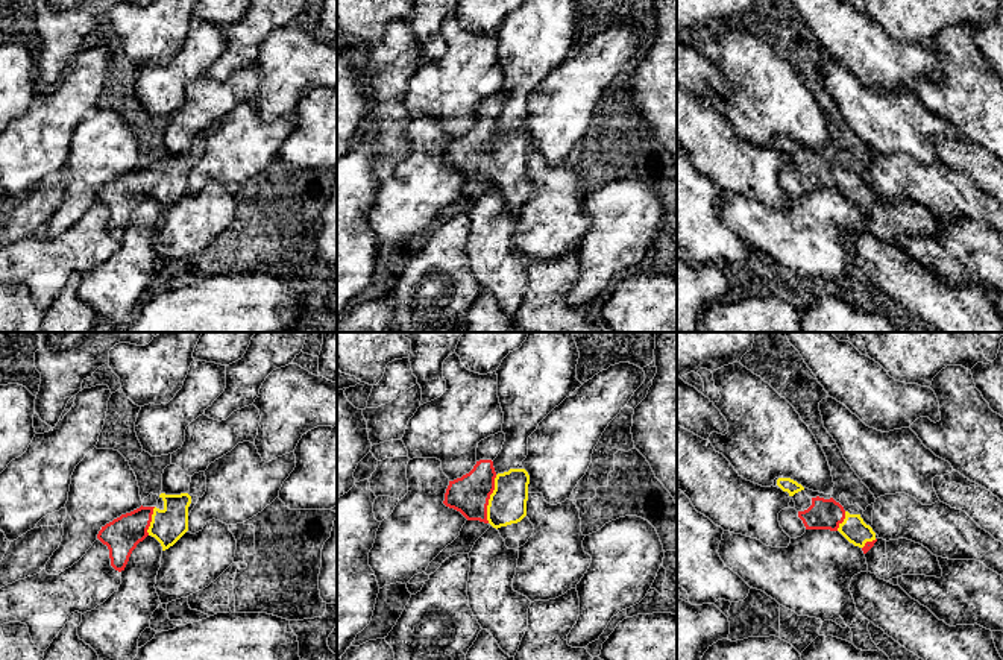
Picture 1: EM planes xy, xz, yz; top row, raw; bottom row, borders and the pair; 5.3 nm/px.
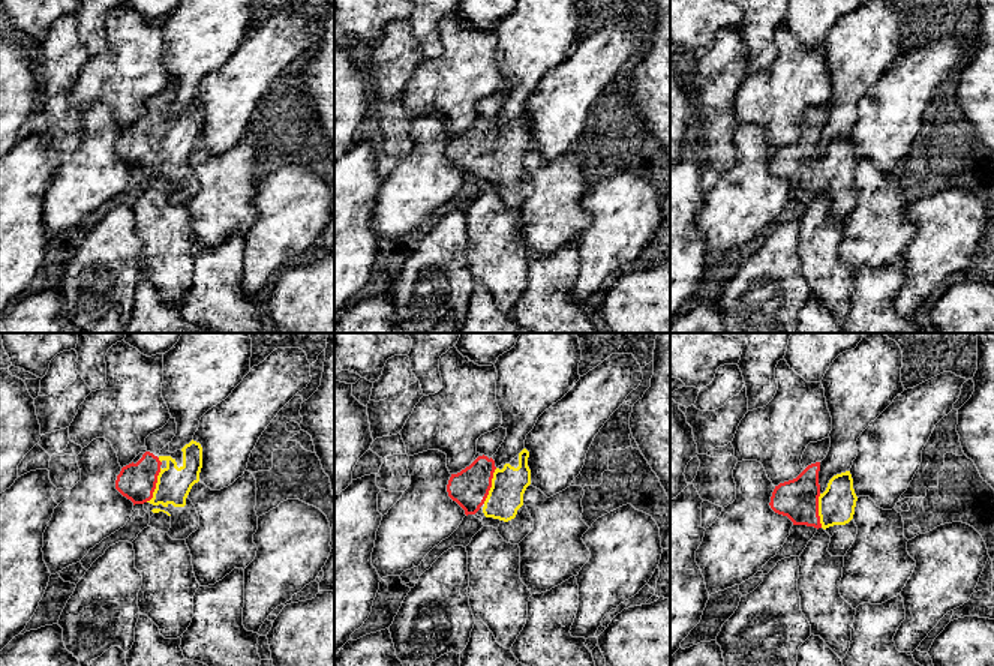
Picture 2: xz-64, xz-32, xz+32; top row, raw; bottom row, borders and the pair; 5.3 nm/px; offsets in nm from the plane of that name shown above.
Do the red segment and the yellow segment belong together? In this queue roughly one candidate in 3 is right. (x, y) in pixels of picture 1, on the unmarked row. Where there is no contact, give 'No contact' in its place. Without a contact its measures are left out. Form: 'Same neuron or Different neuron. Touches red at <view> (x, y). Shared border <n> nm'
Same neuron. Touches red at xz (489, 158). Shared border 260 nm

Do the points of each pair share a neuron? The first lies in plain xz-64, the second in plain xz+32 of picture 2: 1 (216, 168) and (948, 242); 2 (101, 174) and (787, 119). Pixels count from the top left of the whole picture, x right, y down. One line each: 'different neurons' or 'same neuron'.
1: different neurons
2: different neurons

